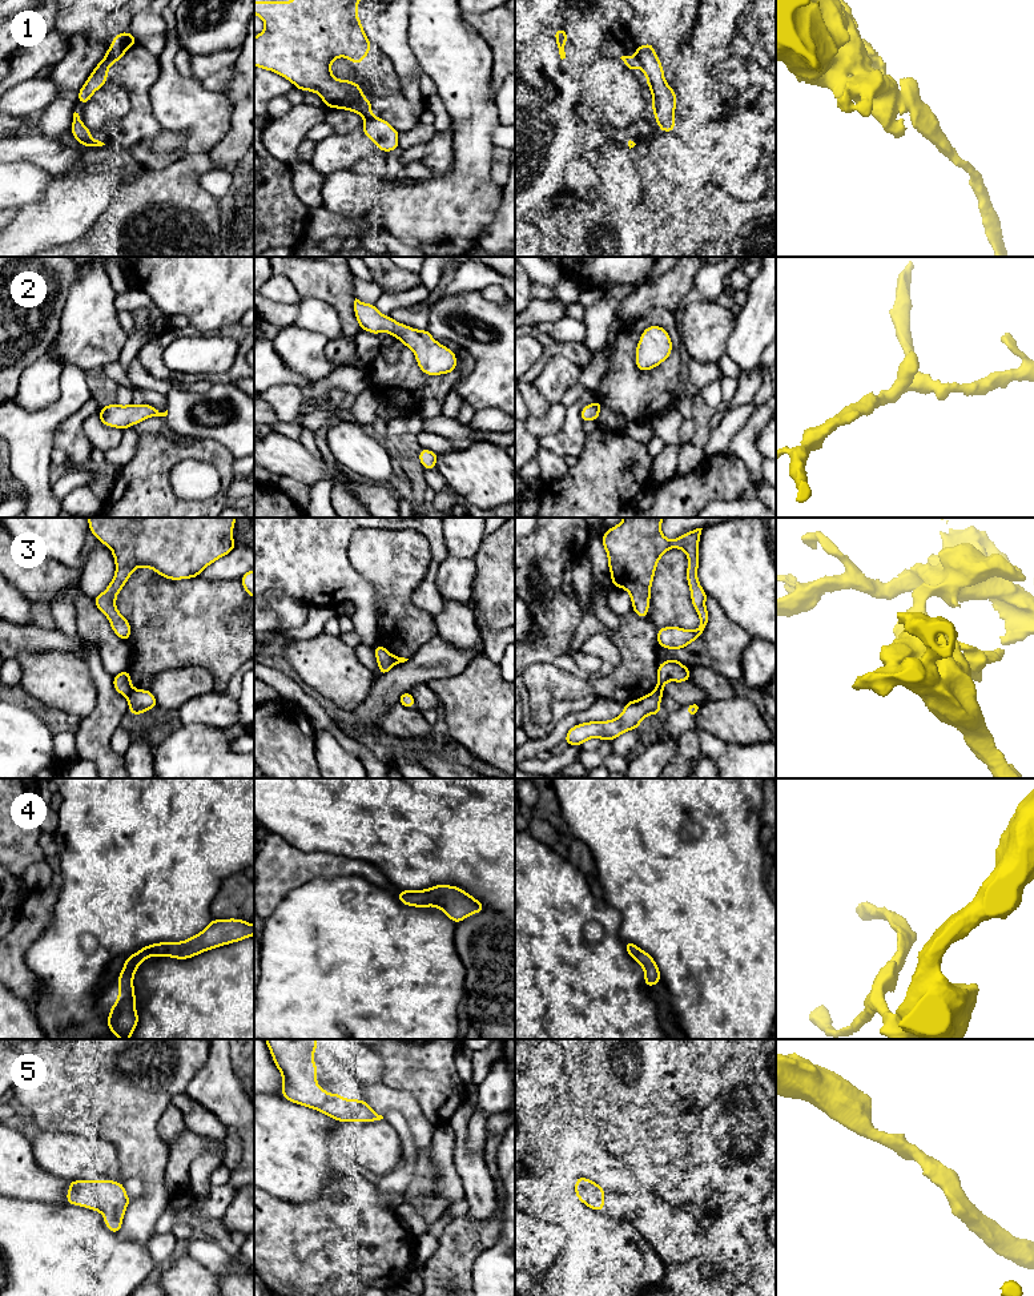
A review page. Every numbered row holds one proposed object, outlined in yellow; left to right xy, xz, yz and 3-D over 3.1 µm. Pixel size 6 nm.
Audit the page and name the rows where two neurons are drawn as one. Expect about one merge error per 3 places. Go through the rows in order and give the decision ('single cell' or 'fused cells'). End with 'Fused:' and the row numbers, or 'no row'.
1: fused cells
2: single cell
3: fused cells
4: single cell
5: single cell
Fused: 1, 3

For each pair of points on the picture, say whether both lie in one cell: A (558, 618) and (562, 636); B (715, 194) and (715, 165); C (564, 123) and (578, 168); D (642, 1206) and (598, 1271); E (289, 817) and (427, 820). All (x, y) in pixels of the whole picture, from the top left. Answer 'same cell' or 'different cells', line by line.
A: same cell
B: different cells
C: different cells
D: different cells
E: same cell

